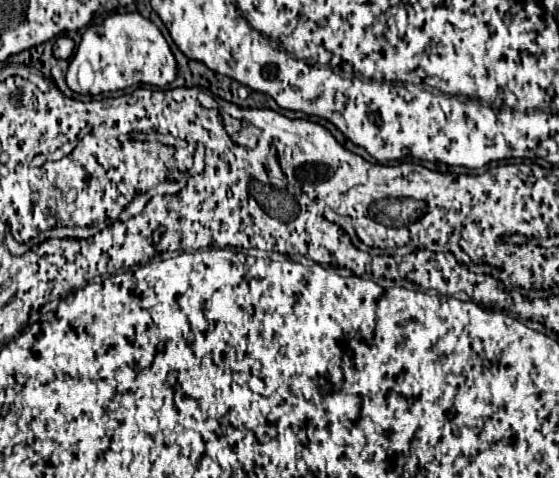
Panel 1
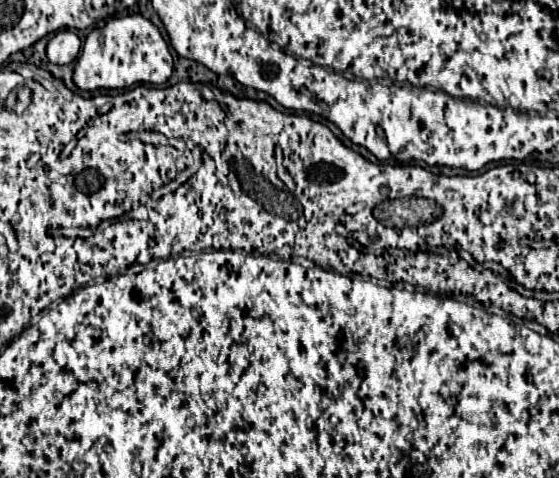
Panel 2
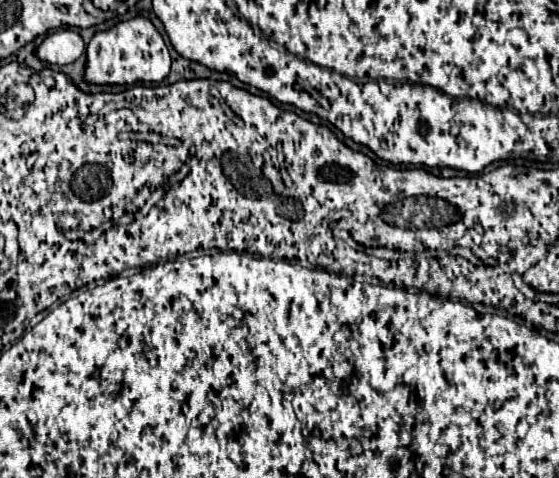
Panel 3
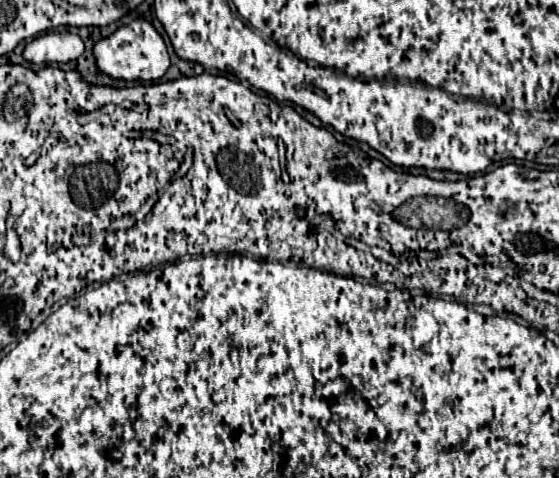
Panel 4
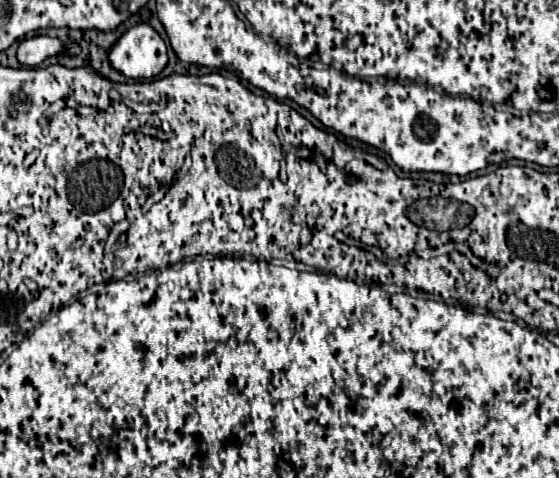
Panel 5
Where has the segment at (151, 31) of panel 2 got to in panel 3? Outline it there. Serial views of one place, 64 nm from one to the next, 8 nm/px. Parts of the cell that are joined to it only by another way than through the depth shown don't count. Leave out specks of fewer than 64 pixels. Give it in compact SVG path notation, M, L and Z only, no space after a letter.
M143 16L120 21L116 26L96 32L86 46L84 82L88 84L136 84L136 82L162 82L170 72L170 52L154 28Z

